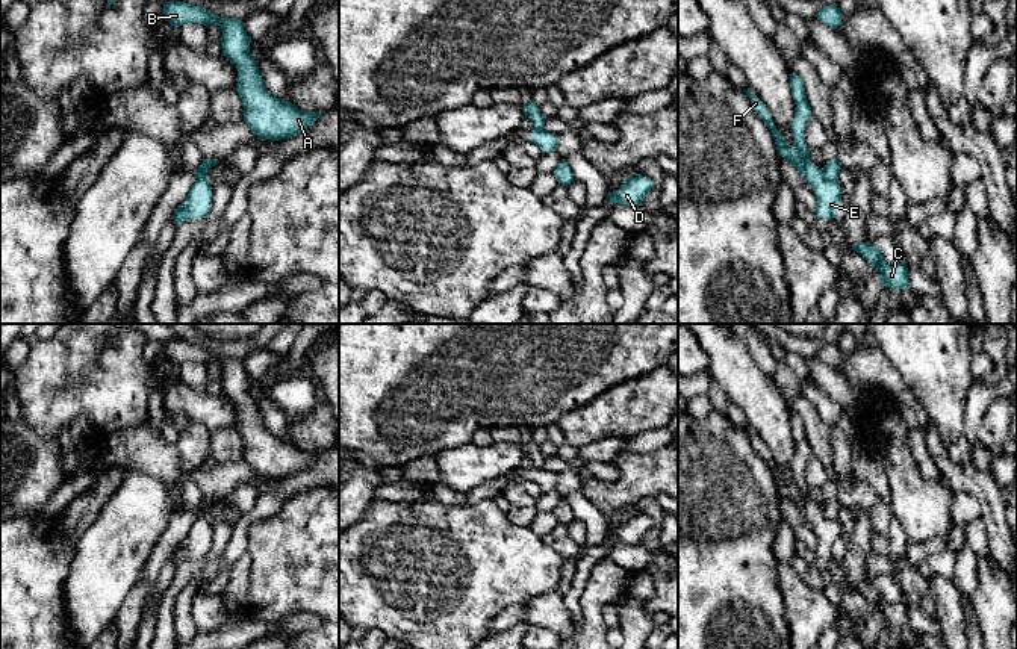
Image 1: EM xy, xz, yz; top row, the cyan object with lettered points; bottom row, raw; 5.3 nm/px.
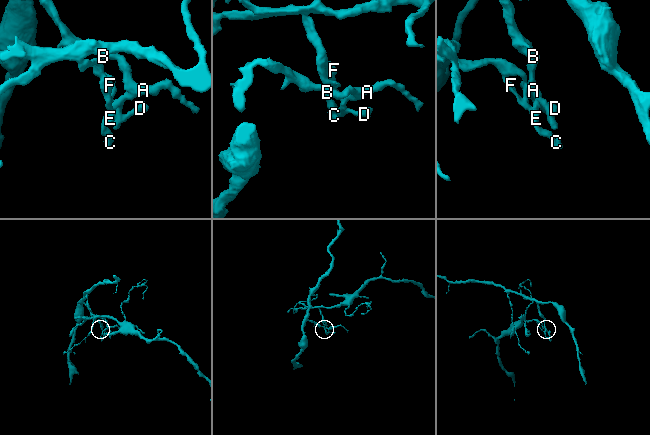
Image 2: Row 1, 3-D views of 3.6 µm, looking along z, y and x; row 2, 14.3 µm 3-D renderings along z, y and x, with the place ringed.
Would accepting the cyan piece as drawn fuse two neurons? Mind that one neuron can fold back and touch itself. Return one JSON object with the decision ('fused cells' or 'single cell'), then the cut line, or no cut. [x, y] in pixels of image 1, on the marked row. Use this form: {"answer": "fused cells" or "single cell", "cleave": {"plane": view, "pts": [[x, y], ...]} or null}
{"answer": "fused cells", "cleave": {"plane": "yz", "pts": [[821, 170], [827, 179], [837, 180]]}}

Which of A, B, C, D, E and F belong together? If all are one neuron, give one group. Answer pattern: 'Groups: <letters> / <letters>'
Groups: A B D / C E F

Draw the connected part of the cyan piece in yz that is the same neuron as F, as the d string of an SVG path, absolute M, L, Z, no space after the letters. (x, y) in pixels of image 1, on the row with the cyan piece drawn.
M796 73L790 74L790 86L796 104L792 126L792 133L795 138L793 147L785 142L782 133L776 129L772 113L766 104L754 95L751 89L743 91L749 95L755 113L772 132L778 156L787 159L798 169L799 175L811 185L817 200L817 209L814 212L816 216L831 219L838 216L841 206L841 188L838 180L826 180L823 177L823 171L810 160L810 148L805 142L805 126L811 116L811 107L805 95L804 82Z

